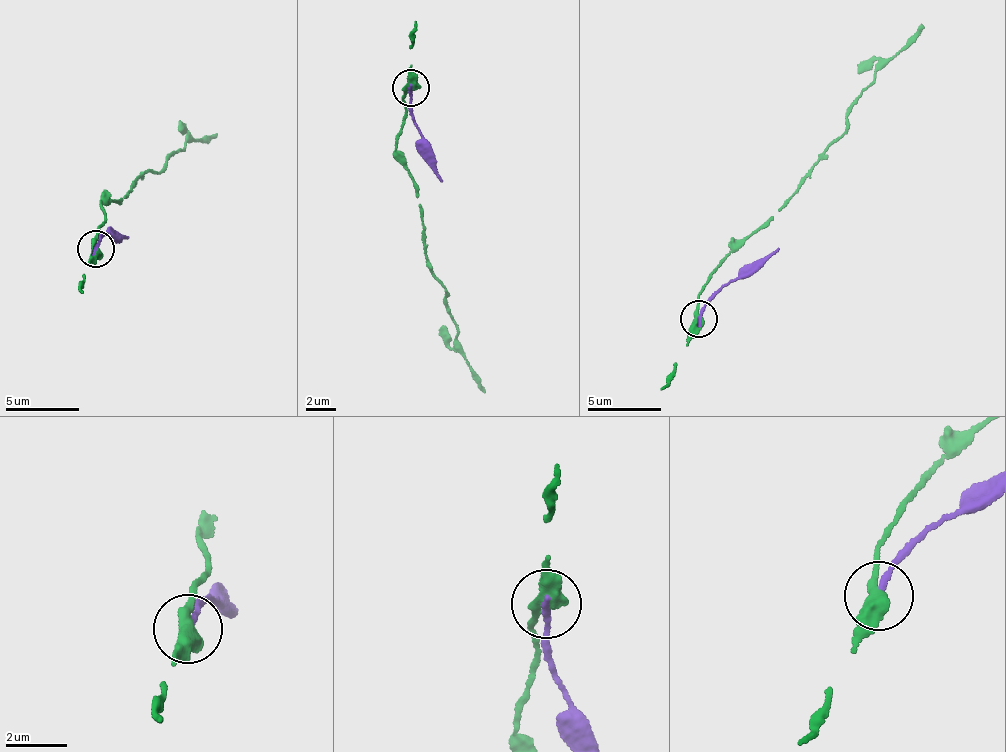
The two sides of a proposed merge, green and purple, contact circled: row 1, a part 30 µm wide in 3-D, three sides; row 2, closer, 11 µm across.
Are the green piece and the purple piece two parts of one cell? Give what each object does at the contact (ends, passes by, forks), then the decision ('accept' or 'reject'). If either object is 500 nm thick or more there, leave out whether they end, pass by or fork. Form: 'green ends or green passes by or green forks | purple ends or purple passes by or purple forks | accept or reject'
green passes by | purple ends | reject

